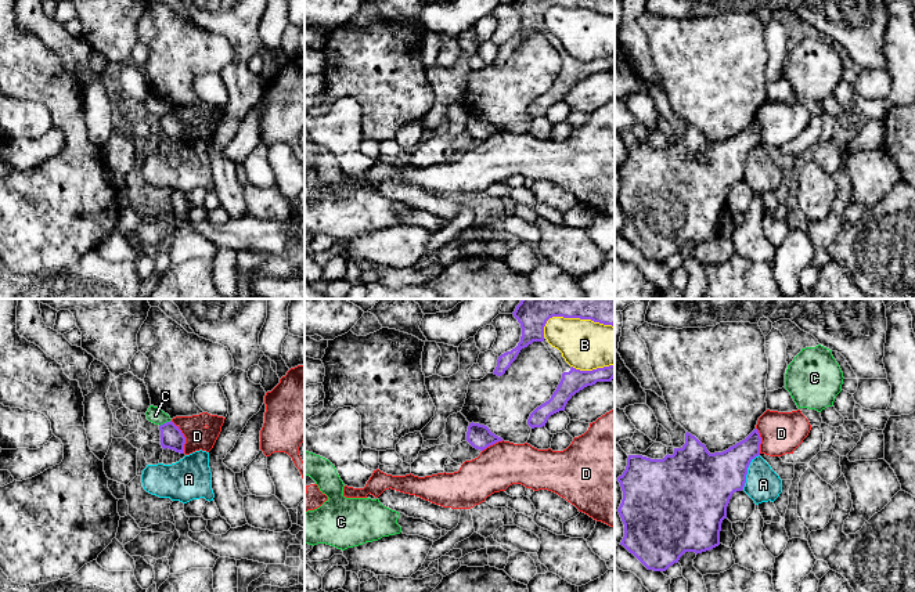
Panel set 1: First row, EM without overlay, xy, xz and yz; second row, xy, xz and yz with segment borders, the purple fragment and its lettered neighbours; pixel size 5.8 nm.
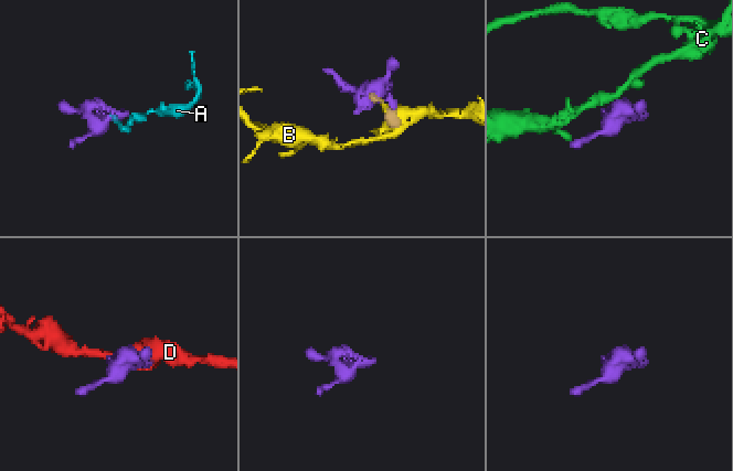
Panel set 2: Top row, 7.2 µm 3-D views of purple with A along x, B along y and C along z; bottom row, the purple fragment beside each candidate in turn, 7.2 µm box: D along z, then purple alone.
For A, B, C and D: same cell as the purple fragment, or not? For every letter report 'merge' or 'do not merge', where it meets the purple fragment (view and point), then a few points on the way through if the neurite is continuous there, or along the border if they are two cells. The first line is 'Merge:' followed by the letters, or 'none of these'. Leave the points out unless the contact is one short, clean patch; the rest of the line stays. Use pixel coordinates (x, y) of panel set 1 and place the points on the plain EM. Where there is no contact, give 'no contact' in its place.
Merge: none of these
A: do not merge | yz (746, 162) | along yz (759, 144), (748, 158), (746, 172), (742, 179)
B: do not merge | xz (572, 7)
C: do not merge | xy (166, 112) | along xy (170, 109), (159, 116)
D: do not merge | xy (184, 127)

